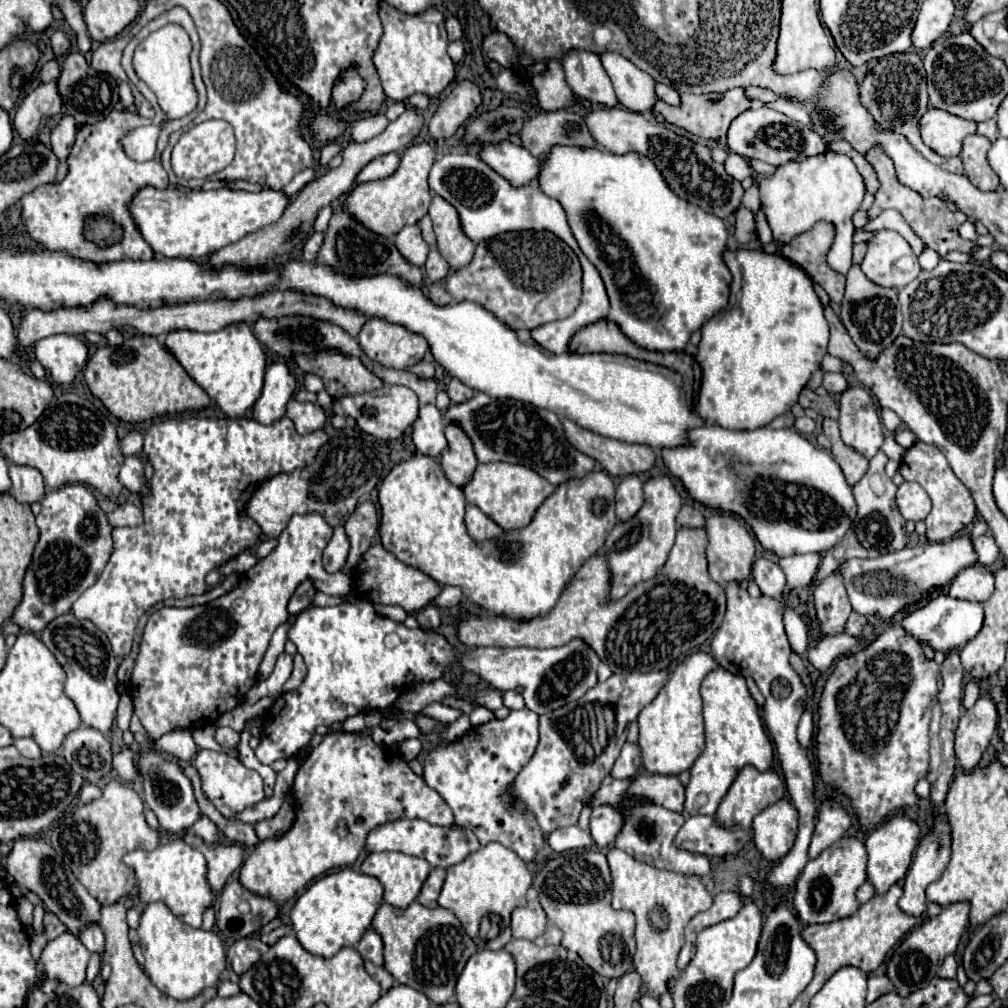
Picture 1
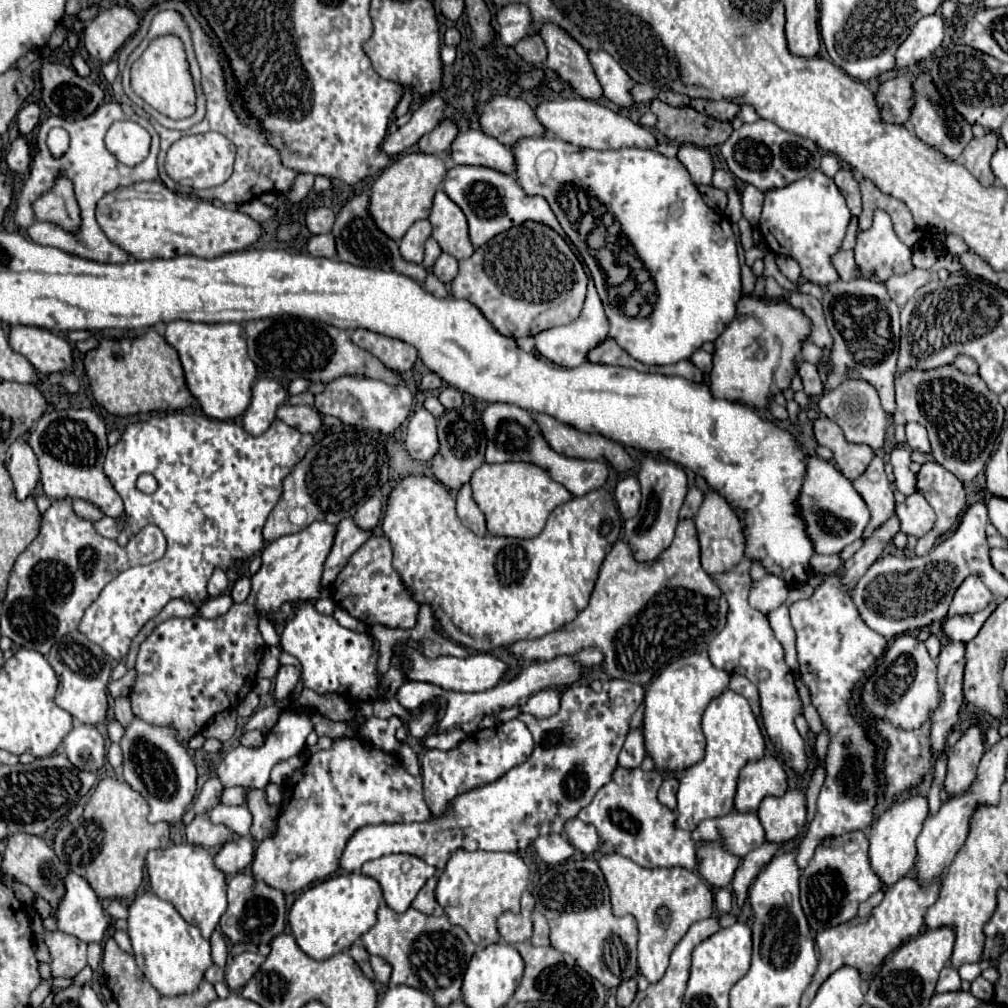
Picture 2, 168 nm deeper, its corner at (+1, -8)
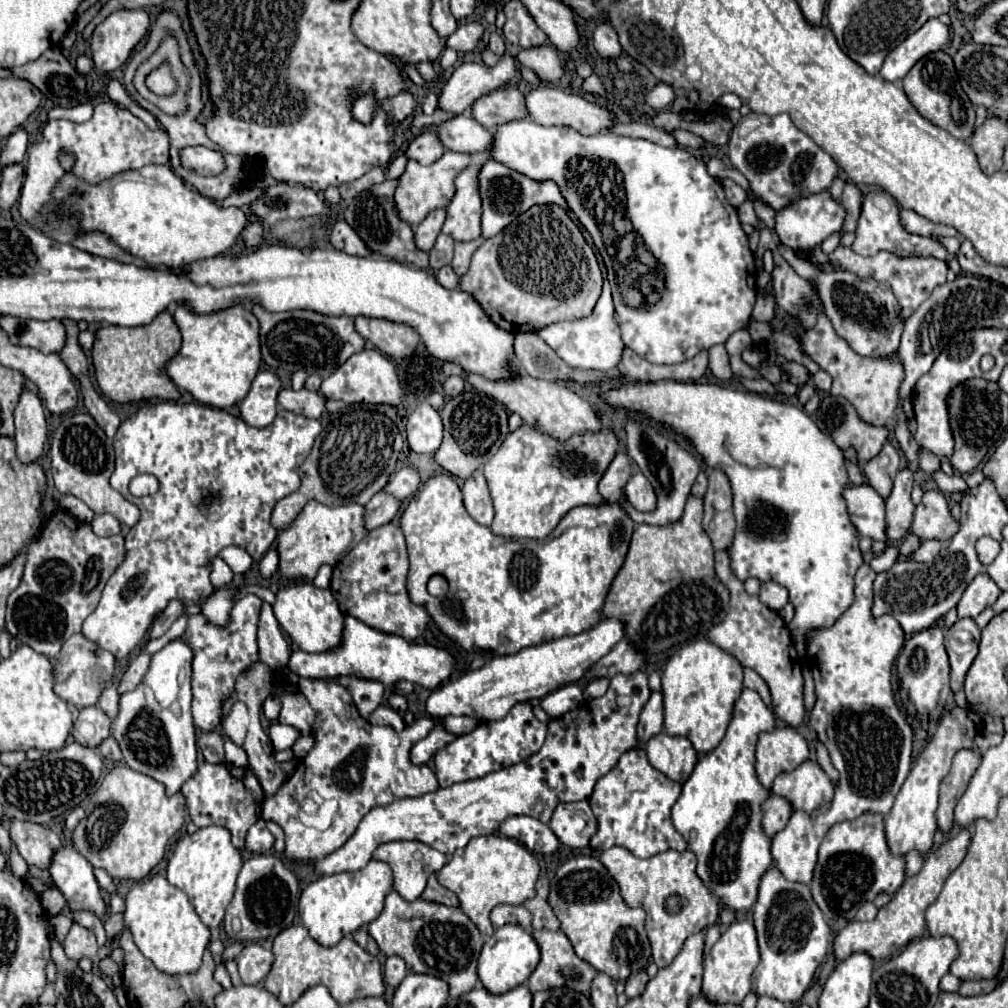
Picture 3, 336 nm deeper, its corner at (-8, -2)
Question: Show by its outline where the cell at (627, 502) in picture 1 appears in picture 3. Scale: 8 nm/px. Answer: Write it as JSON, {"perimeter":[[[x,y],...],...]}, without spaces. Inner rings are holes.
{"perimeter":[[[636,473],[630,477],[630,481],[626,485],[626,497],[638,511],[654,511],[656,509],[654,487],[642,473]]]}

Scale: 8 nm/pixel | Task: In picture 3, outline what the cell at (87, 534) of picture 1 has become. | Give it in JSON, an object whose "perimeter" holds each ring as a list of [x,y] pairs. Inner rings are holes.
{"perimeter":[[[64,511],[54,513],[40,537],[28,545],[28,561],[20,585],[8,595],[6,629],[24,645],[30,645],[50,661],[62,643],[80,633],[84,619],[96,609],[104,585],[124,559],[124,537],[96,537],[88,523],[80,523]]]}

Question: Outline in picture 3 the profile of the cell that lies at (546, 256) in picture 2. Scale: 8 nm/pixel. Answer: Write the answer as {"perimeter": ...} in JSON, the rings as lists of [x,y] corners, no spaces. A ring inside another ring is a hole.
{"perimeter":[[[534,205],[518,217],[504,233],[486,239],[476,253],[468,273],[460,279],[460,289],[470,293],[488,317],[502,329],[510,333],[536,331],[544,325],[588,317],[602,293],[602,273],[592,247],[582,237],[580,227],[570,219],[570,215],[560,205]]]}

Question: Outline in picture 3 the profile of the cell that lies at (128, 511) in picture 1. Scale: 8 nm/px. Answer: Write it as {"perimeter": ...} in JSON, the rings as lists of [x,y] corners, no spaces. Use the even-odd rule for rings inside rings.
{"perimeter":[[[98,515],[90,521],[90,527],[96,535],[100,537],[108,537],[108,535],[118,535],[120,533],[120,523],[116,521],[116,517],[112,515]]]}

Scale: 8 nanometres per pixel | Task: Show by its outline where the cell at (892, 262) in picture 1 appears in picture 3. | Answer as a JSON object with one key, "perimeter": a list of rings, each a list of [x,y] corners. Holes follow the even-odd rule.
{"perimeter":[[[868,191],[862,199],[862,213],[858,219],[858,227],[856,227],[856,241],[852,243],[852,249],[858,255],[876,255],[878,251],[890,251],[896,253],[900,257],[908,257],[908,255],[918,255],[918,257],[938,257],[942,261],[948,261],[948,251],[946,247],[932,237],[918,237],[918,235],[910,235],[902,229],[900,225],[900,217],[898,217],[898,205],[894,201],[894,197],[890,197],[886,191]]]}

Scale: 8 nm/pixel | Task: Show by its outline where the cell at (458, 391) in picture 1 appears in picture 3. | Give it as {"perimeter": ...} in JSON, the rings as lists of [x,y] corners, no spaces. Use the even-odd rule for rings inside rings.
{"perimeter":[[[452,375],[452,377],[448,377],[444,381],[442,387],[444,387],[444,395],[446,397],[456,397],[456,395],[460,395],[464,391],[464,379],[458,377],[458,375]]]}

